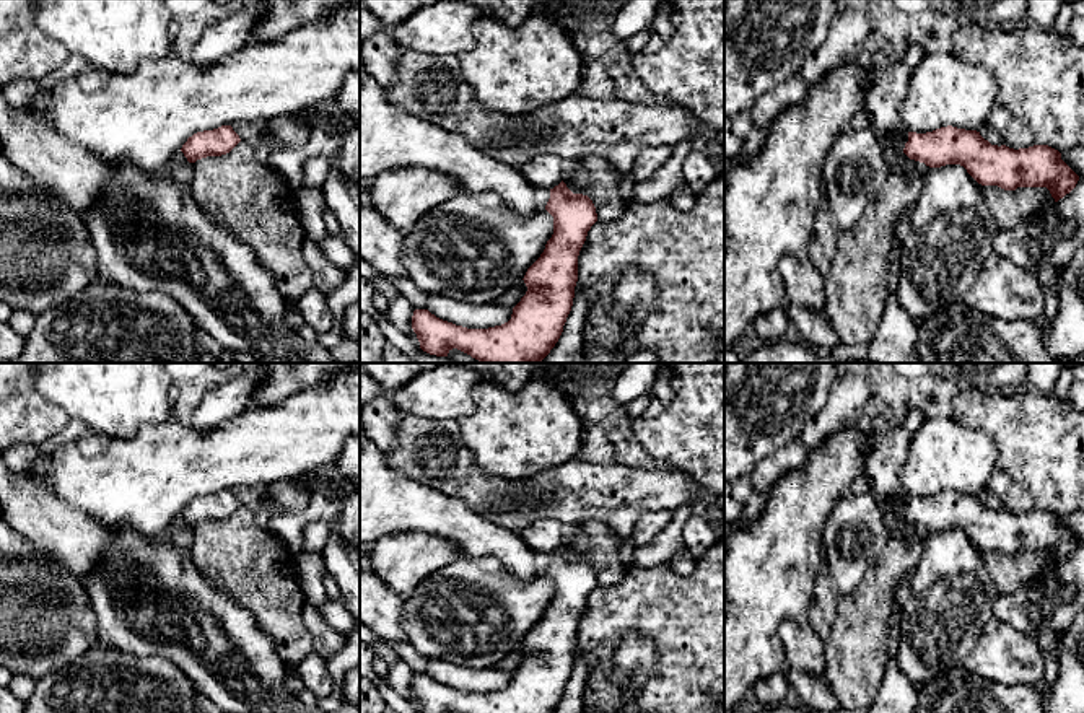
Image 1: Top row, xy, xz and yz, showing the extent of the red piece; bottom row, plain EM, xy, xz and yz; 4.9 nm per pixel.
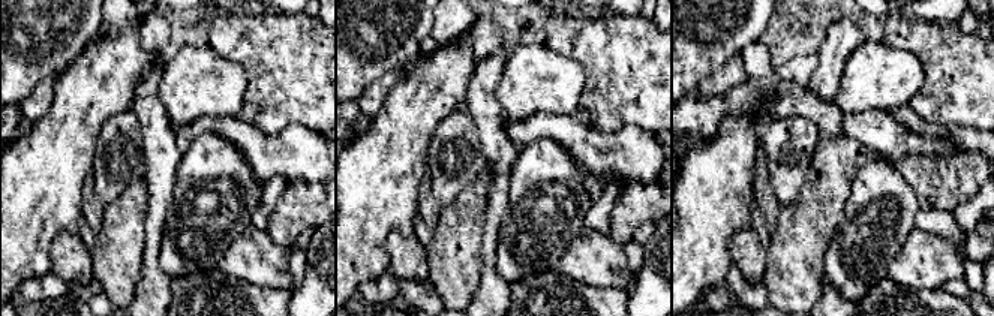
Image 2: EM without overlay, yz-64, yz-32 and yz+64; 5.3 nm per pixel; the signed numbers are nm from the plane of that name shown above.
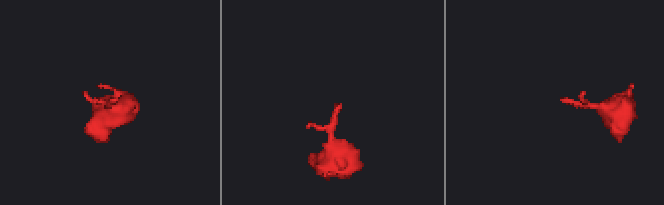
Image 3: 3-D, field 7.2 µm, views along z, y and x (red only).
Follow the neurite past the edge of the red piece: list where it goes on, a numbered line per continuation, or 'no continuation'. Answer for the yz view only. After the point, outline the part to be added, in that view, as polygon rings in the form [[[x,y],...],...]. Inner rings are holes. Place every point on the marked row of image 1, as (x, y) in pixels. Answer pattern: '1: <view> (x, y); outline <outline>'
1: yz (902, 135); outline [[[902,127],[895,133],[895,145],[903,151],[907,142],[908,142],[908,130]]]

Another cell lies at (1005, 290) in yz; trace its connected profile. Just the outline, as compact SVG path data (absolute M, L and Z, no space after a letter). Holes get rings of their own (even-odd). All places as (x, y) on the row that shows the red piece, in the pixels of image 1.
M991 254L960 301L985 316L1034 321L1045 313L1042 290L1034 272Z

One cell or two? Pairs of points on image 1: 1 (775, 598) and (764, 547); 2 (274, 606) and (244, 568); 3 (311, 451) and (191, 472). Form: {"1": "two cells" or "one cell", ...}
{"1": "one cell", "2": "one cell", "3": "one cell"}

